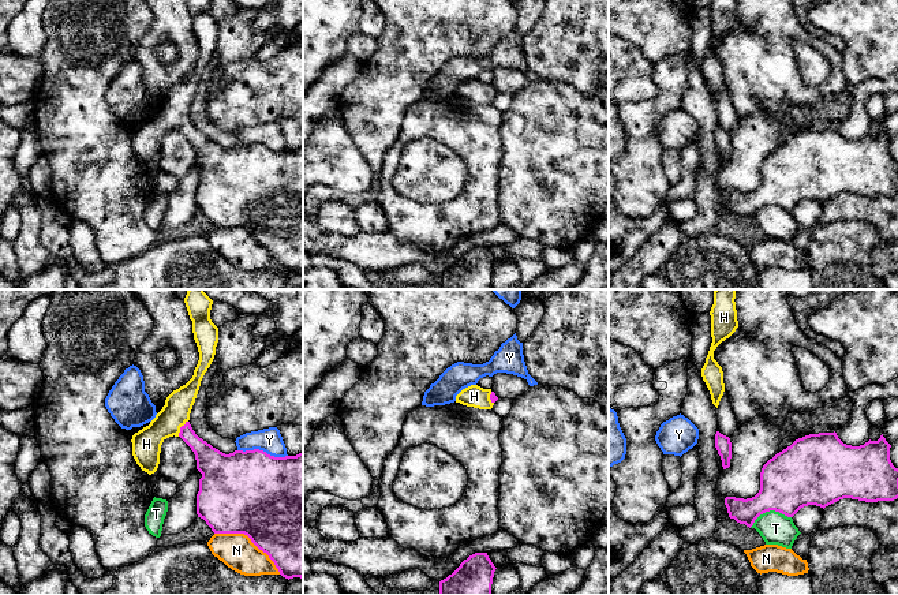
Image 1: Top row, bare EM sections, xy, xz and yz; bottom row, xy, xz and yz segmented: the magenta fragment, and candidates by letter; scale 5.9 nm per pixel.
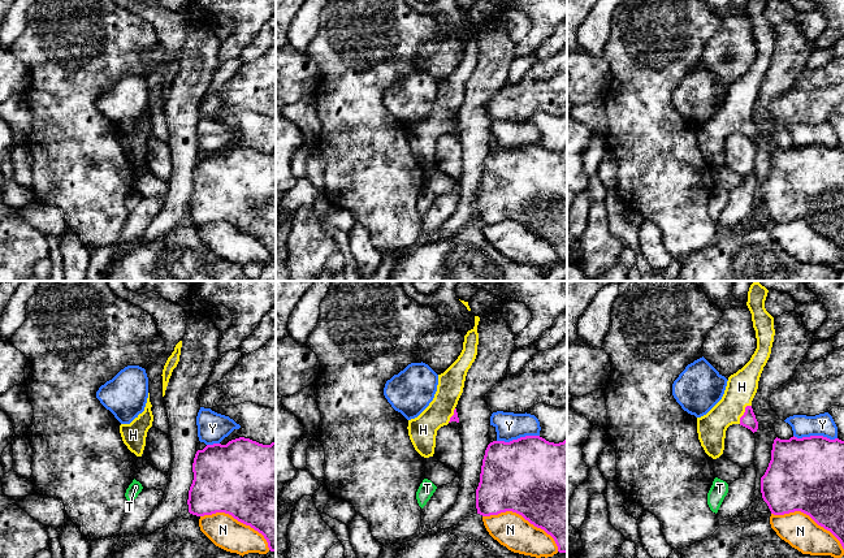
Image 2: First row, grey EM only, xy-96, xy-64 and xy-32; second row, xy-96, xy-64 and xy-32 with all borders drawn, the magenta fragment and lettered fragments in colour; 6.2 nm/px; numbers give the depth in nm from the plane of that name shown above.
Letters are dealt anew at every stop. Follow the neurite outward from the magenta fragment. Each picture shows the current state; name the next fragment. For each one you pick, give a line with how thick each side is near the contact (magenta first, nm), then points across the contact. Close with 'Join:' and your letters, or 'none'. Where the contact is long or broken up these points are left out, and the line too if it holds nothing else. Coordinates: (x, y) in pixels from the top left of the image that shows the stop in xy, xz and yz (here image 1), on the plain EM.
H: Thickness 160 nm (magenta) against 180 nm. Path across: xy (209, 154), (180, 123), (161, 123), (146, 138)
Join: H

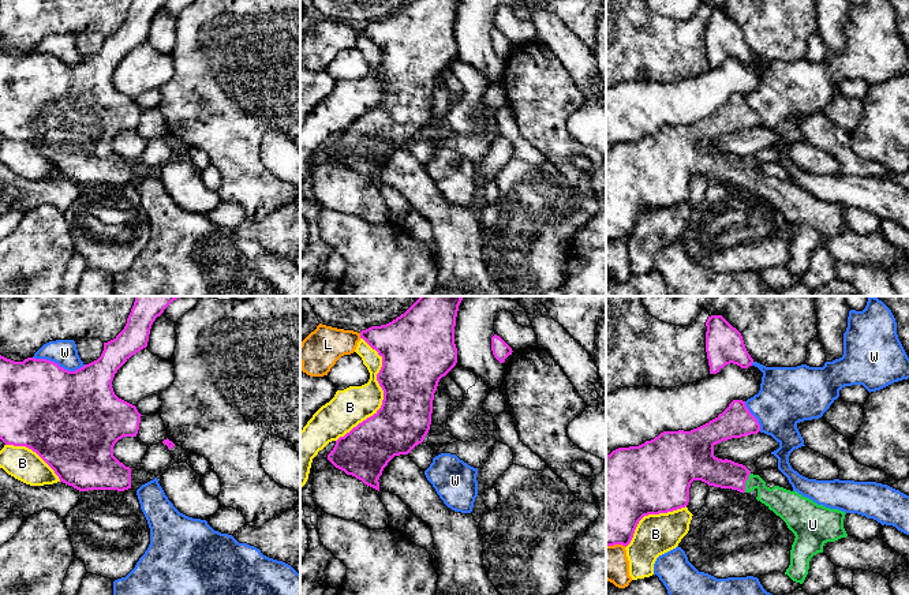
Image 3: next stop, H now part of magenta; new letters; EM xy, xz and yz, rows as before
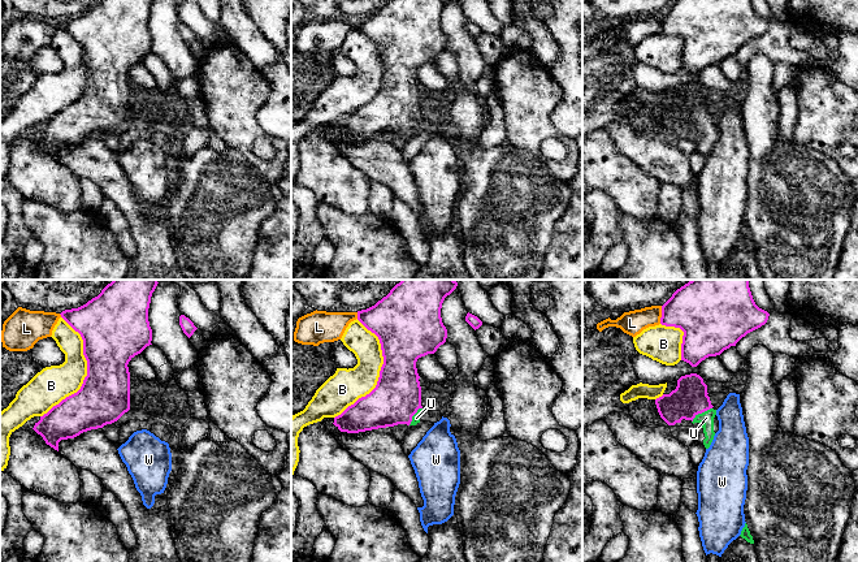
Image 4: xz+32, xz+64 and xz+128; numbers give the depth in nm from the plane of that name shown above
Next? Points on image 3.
U: Thickness 170 nm (magenta) against 160 nm. Path across: yz (725, 168), (745, 175), (781, 195)
Join: U

